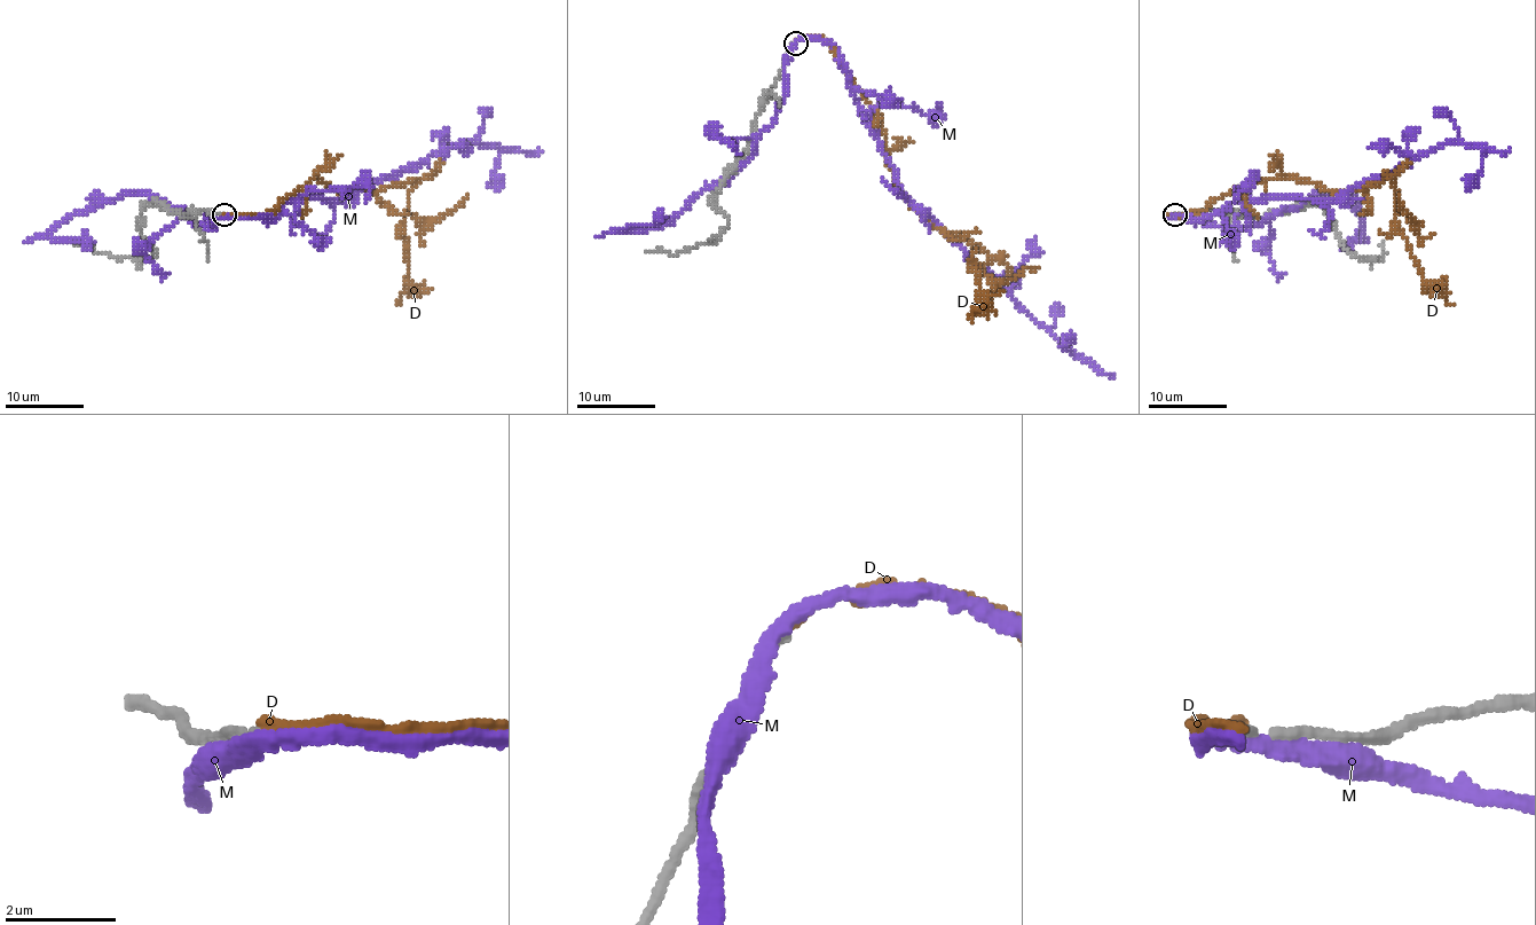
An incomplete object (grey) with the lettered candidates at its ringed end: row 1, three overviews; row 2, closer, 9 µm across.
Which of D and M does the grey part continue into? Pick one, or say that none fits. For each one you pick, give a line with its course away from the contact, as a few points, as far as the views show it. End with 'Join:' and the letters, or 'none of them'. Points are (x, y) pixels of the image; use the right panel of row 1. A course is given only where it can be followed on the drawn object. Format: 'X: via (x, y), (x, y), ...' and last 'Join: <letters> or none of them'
Join: none of them

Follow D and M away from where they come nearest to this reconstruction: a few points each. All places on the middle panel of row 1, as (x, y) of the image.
D: (794, 42), (819, 37), (832, 48), (879, 117), (904, 196), (991, 258), (975, 263), (970, 321)
M: (790, 52), (800, 38), (829, 45), (868, 133), (895, 170), (896, 186), (1060, 339), (1112, 376)

